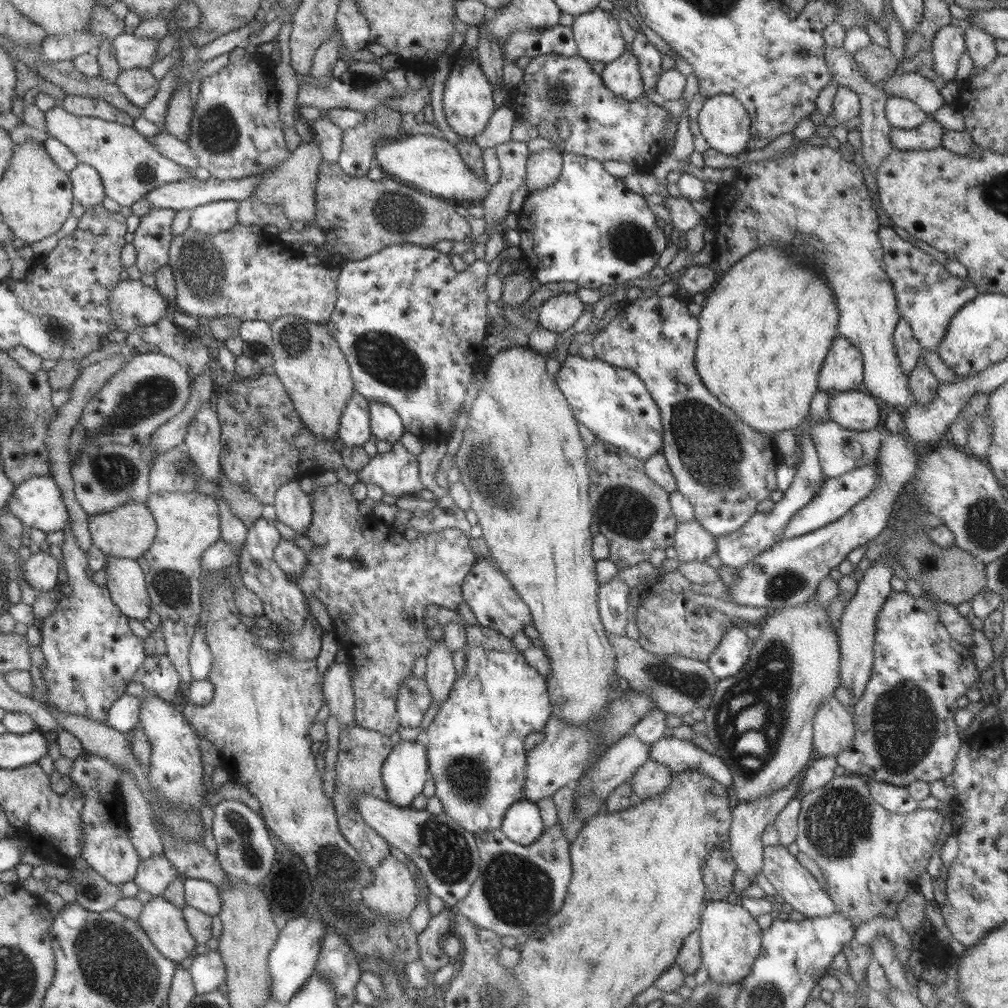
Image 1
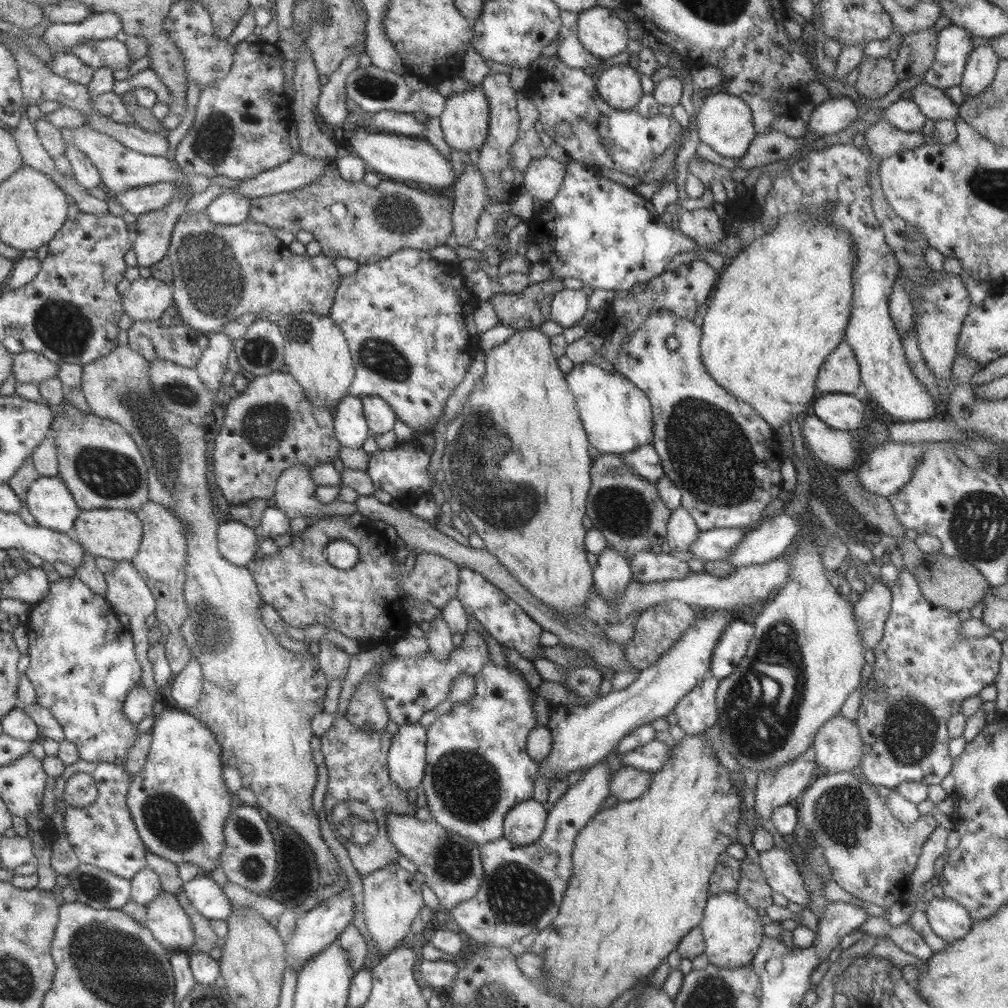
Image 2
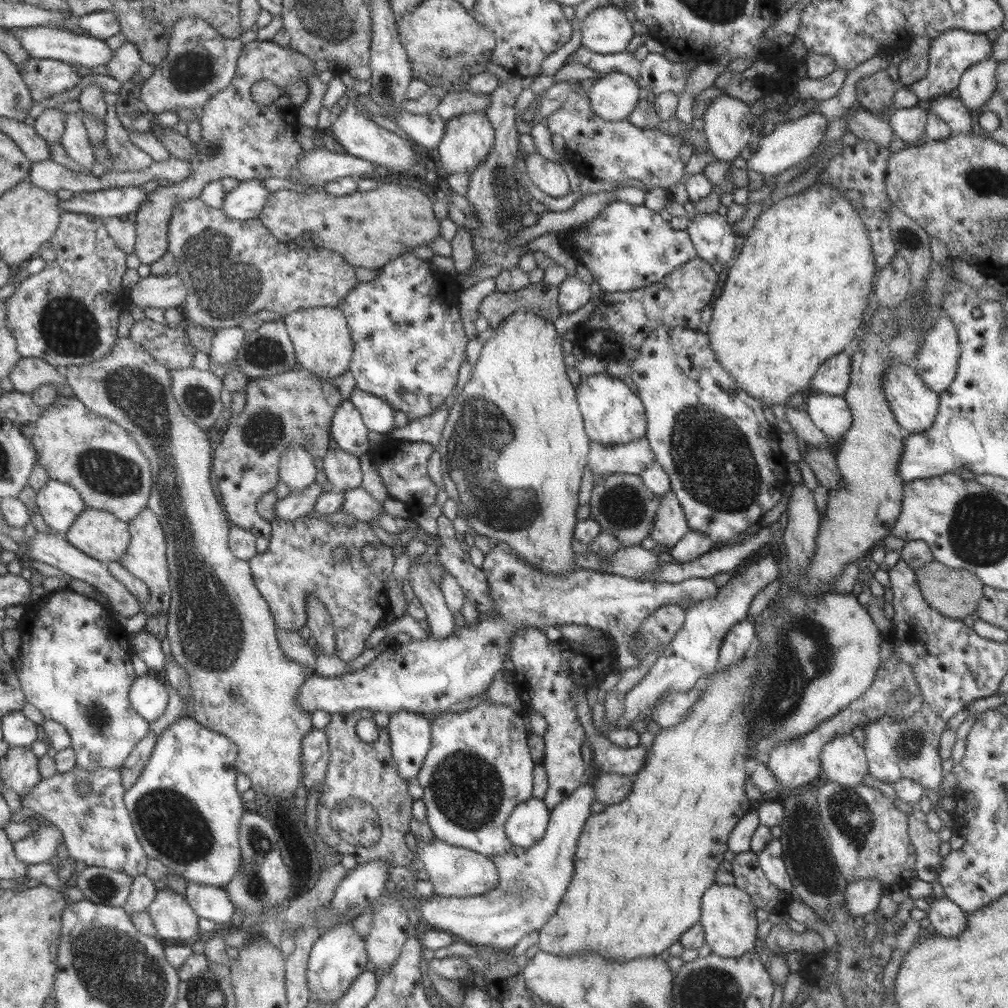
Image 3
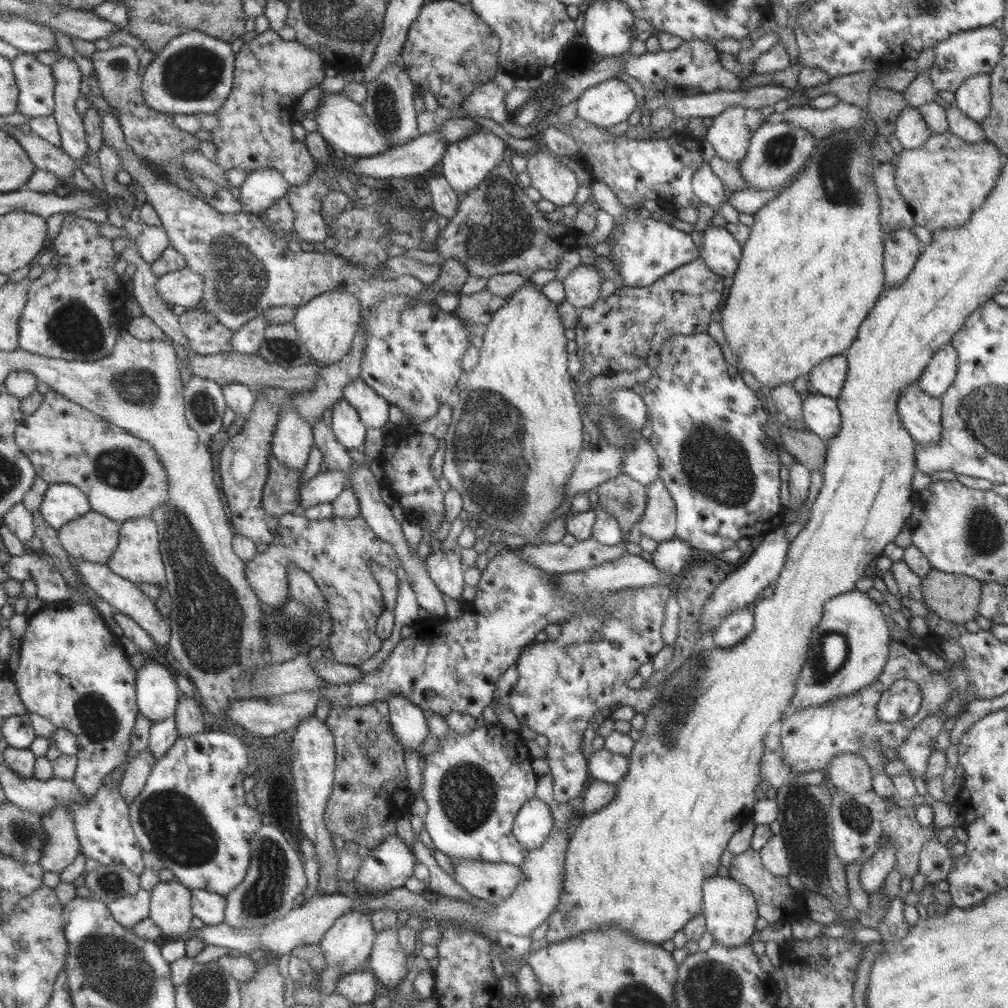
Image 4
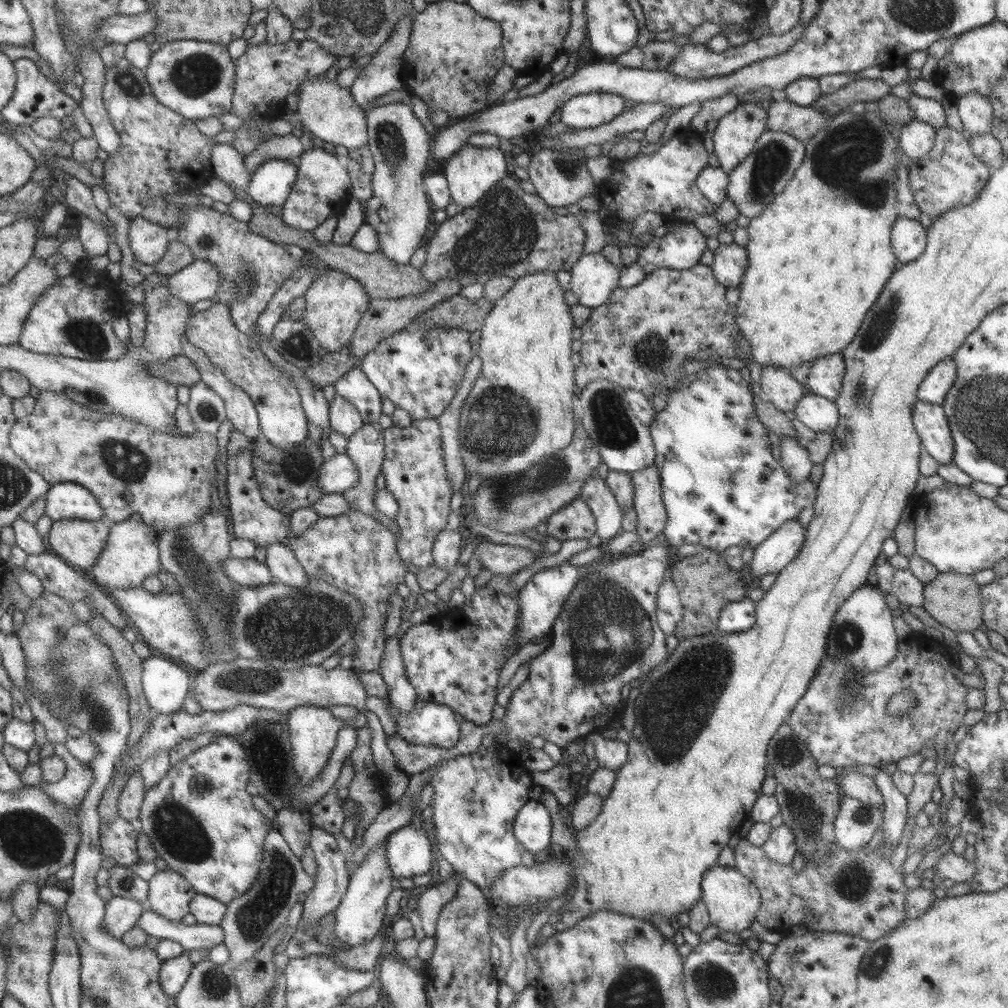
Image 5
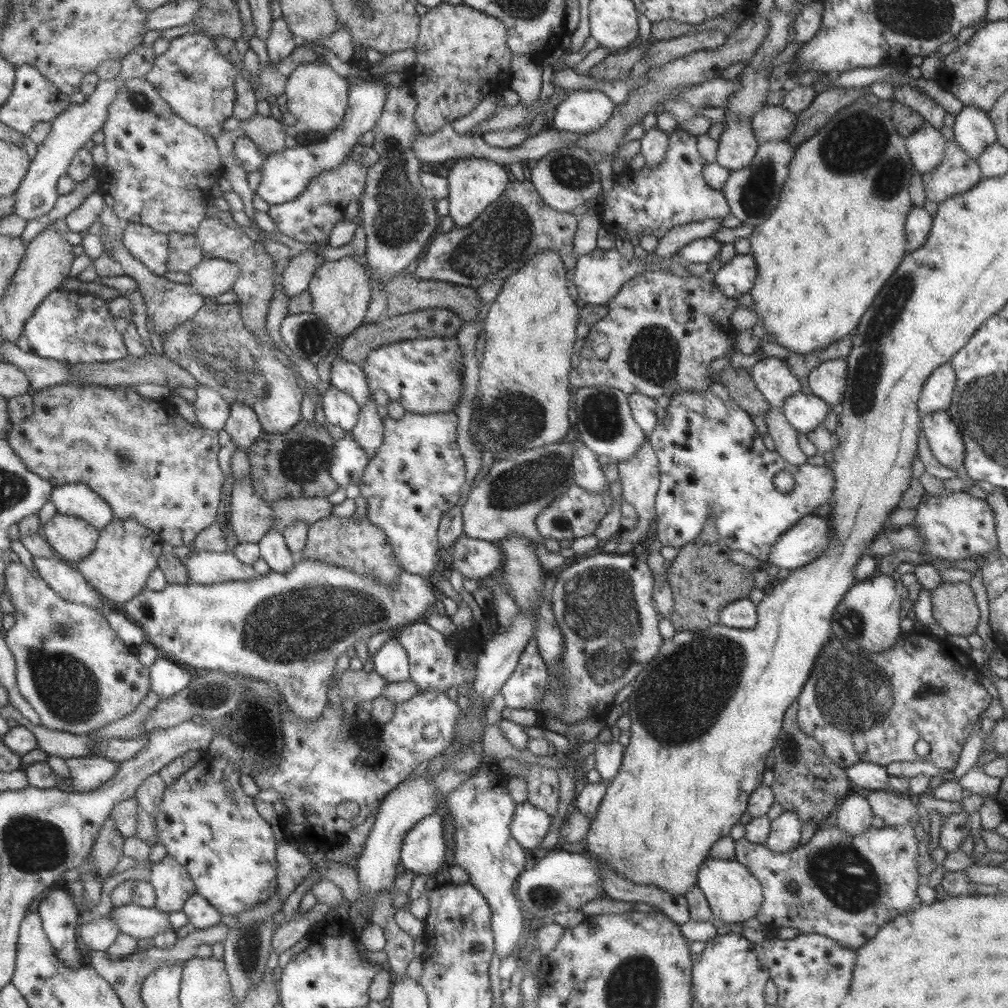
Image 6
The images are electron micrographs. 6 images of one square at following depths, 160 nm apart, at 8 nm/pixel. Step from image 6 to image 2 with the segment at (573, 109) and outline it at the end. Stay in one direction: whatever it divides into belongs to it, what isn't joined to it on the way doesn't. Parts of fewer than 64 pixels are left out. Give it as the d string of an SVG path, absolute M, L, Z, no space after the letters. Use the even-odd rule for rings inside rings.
M628 63L609 66L599 72L595 89L603 102L615 110L634 108L642 90L638 70Z

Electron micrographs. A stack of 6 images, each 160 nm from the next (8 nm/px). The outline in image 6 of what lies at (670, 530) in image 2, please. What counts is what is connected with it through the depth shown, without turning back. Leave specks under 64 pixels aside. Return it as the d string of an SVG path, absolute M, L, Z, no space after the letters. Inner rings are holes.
M643 441L626 459L616 463L618 480L620 481L622 500L633 506L637 514L637 523L633 530L627 530L623 538L630 543L641 543L646 537L649 524L656 518L654 511L654 498L659 484L659 471L657 457L649 441Z

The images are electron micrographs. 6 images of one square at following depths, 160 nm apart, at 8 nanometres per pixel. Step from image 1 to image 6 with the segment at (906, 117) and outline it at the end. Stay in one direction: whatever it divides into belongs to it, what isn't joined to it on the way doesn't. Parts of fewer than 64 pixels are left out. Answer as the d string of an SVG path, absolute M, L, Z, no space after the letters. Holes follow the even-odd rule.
M926 123L905 138L905 146L912 166L922 175L939 166L946 140L937 127Z

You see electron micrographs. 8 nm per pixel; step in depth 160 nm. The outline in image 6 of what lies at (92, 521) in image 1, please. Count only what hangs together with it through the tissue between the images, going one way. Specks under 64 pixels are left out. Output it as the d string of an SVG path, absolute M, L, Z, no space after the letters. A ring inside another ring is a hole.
M55 513L41 526L41 535L61 560L79 562L94 548L98 532L83 519Z

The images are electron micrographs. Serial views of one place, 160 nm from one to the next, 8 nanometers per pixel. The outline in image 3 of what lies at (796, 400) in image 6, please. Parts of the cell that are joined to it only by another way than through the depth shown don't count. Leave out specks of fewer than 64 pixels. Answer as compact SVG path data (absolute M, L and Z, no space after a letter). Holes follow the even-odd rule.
M815 394L807 398L804 407L830 446L835 446L851 426L851 411L842 396Z

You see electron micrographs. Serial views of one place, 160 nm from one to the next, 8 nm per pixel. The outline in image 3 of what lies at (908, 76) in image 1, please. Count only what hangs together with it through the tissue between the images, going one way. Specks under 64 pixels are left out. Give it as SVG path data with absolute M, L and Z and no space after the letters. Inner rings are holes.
M937 95L929 99L931 99L931 103L929 103L927 112L936 114L941 120L944 120L944 123L949 127L951 135L972 132L970 110L965 108L965 105L959 99L953 99L949 95Z

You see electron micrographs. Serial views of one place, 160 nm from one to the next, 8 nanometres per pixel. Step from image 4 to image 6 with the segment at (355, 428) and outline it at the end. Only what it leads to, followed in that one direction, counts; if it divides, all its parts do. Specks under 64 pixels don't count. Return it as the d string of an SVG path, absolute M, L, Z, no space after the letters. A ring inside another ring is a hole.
M329 384L322 388L321 400L325 420L343 432L351 431L360 411L360 406L353 398Z

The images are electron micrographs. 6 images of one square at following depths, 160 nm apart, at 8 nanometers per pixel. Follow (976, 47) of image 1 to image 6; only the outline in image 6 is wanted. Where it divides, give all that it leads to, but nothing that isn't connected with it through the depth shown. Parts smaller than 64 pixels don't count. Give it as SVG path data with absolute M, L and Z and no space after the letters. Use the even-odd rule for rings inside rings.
M963 106L951 118L954 141L968 156L975 159L996 142L996 132L987 112L974 106Z

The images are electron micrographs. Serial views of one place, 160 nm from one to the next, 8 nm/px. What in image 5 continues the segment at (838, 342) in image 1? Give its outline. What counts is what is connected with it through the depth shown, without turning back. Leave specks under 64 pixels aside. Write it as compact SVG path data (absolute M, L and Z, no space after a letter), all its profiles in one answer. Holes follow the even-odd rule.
M839 353L820 357L805 375L805 384L811 393L834 402L839 397L844 374L844 361Z

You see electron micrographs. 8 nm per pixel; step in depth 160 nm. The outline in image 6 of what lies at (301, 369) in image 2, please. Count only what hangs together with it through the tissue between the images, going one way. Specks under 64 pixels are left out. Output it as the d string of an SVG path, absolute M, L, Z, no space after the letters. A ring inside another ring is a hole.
M353 255L335 261L323 261L319 268L315 269L307 285L307 293L311 298L311 312L319 320L323 320L325 328L338 339L351 335L362 325L367 314L371 285L360 261L360 257Z

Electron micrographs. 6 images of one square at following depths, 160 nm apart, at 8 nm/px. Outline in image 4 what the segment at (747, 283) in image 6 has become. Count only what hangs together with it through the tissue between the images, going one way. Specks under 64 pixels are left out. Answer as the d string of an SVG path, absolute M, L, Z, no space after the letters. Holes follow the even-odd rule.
M709 225L703 235L701 258L707 268L720 277L733 276L742 255L742 245L725 227Z

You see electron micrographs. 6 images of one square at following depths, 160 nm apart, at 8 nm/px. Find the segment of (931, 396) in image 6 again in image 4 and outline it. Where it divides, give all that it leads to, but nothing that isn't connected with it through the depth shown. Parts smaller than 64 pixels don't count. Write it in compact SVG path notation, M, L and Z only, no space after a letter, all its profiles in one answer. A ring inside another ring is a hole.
M951 344L943 345L927 361L925 369L916 381L919 388L933 398L940 396L951 386L958 365L957 352Z

